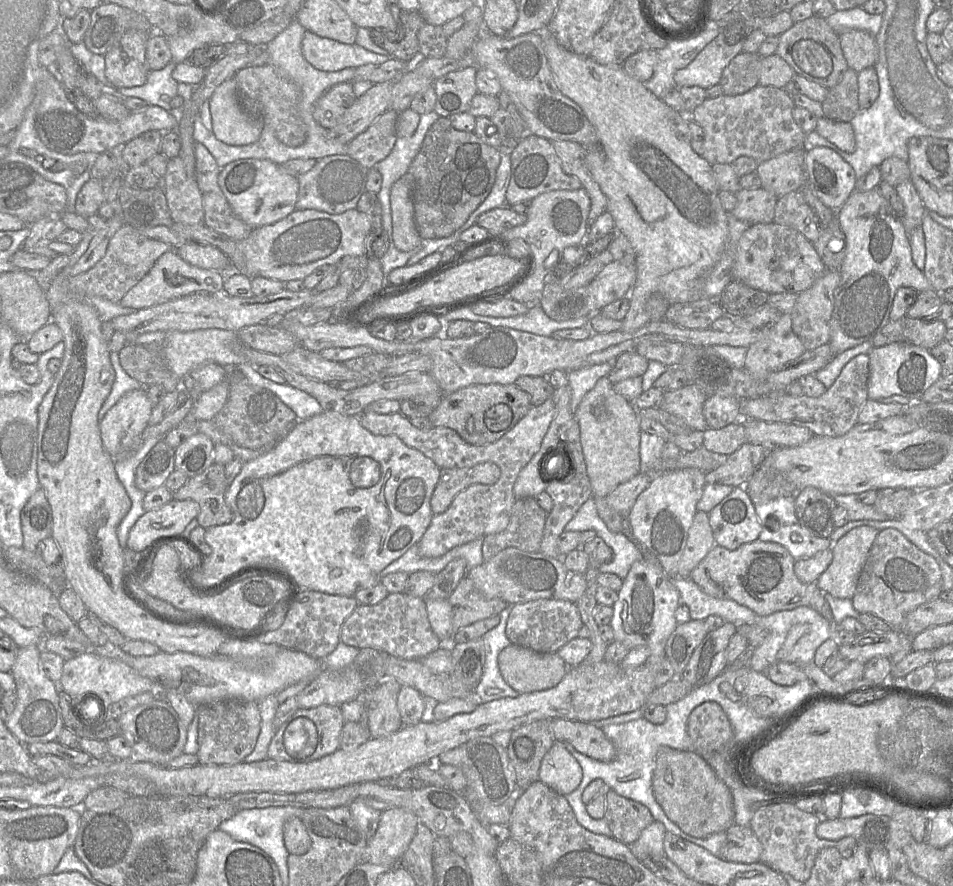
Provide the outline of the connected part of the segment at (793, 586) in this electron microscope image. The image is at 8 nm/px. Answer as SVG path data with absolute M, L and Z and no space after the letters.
M755 540L735 550L715 545L691 572L689 578L715 598L730 599L760 616L807 606L821 614L834 631L836 624L823 592L814 583L801 582L794 572L795 560L788 550L775 542Z

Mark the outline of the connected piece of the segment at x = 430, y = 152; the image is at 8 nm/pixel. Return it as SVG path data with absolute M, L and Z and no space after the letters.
M439 117L432 124L408 169L413 178L414 221L422 240L448 237L464 225L469 216L490 194L500 161L499 149L483 142L474 132L456 130L448 117Z

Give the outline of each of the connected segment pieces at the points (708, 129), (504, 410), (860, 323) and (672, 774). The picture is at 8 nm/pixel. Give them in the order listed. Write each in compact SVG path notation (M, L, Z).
M757 85L751 90L735 96L721 95L707 98L697 106L691 116L704 132L702 157L710 164L732 164L740 156L748 156L758 163L774 158L794 148L804 148L806 134L794 121L794 102L783 88Z
M516 384L471 385L444 394L428 418L433 427L450 428L467 443L483 446L496 442L510 431L530 407L530 396Z
M878 188L869 191L855 189L843 206L835 211L846 244L830 319L828 344L834 356L871 341L890 321L890 311L898 288L911 287L918 292L932 289L923 271L912 260L909 234L902 220Z
M662 746L655 761L652 779L654 797L667 817L685 833L706 838L714 833L725 832L734 823L731 793L700 755Z

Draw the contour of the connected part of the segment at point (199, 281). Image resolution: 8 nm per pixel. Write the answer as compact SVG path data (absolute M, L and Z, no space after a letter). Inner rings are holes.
M171 249L158 258L151 270L124 295L119 303L123 307L142 309L196 292L222 292L225 275L226 273L218 270L193 266Z

